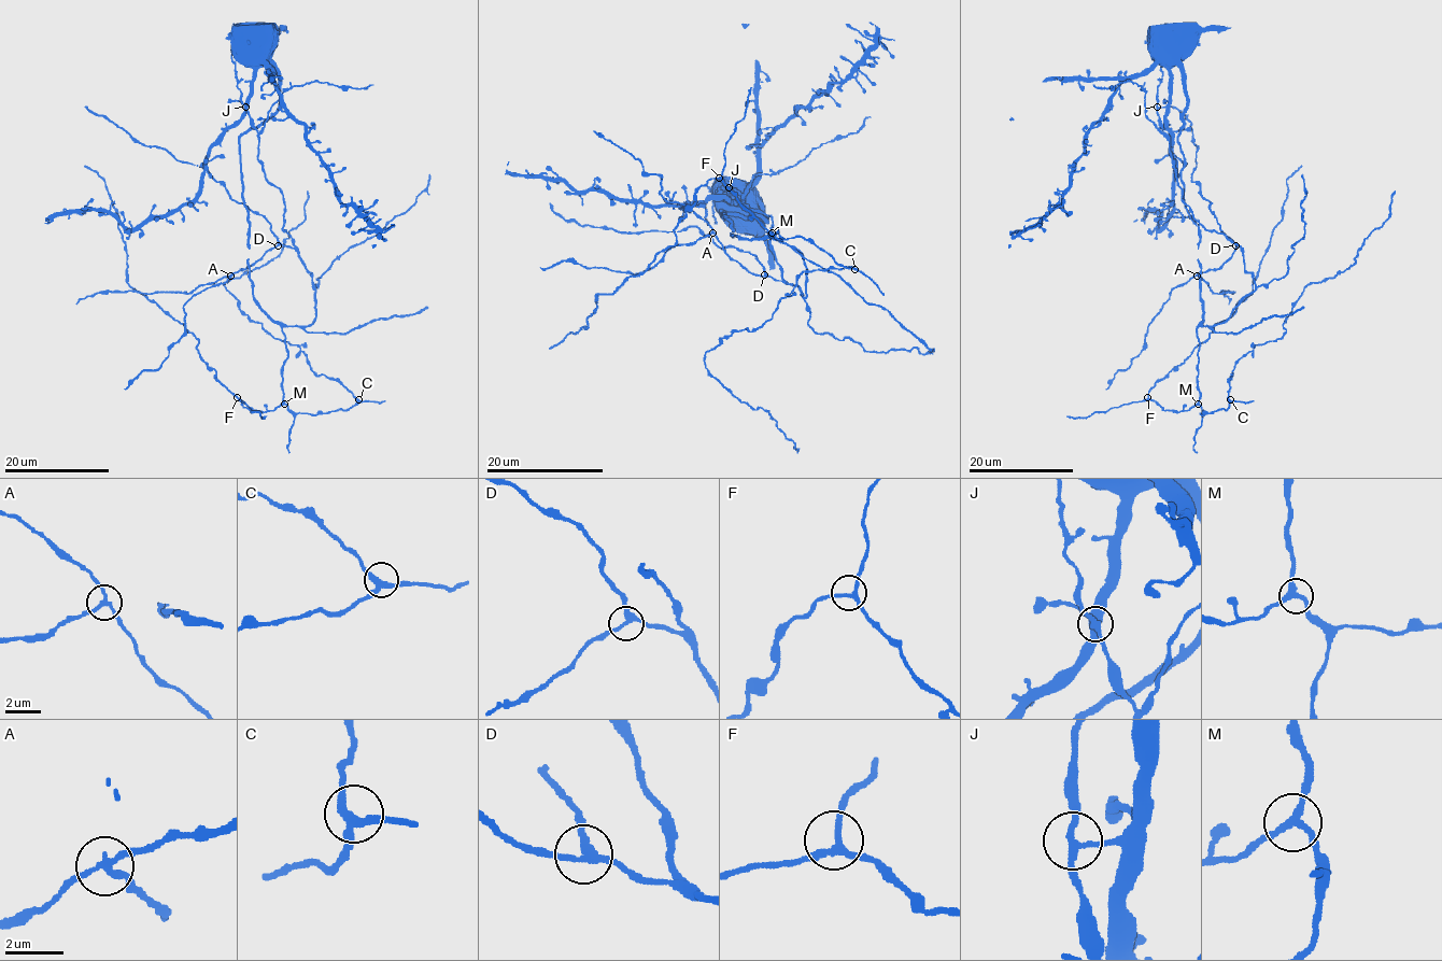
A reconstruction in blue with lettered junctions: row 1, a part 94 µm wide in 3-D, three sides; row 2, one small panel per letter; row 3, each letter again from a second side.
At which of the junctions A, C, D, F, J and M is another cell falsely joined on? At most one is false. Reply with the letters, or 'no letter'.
A

